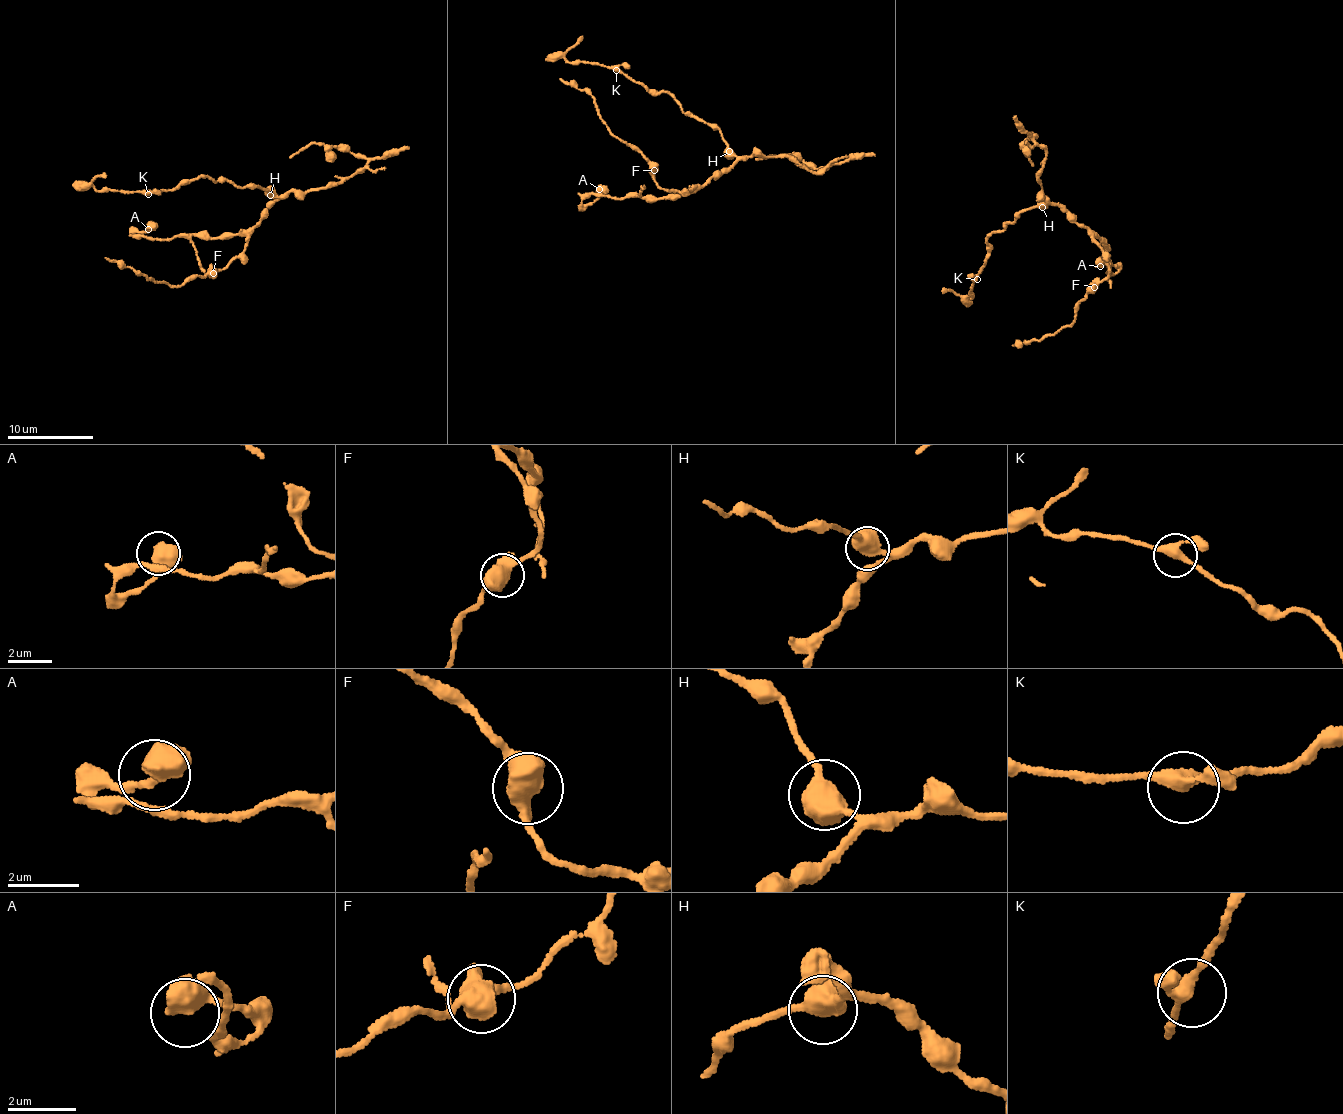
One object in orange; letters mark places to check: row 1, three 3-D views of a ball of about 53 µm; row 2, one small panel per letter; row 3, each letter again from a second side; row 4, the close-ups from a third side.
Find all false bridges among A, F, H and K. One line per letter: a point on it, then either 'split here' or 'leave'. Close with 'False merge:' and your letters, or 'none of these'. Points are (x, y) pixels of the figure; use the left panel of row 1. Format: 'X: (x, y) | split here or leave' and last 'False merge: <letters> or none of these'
A: (148, 229) | leave
F: (213, 273) | leave
H: (270, 195) | leave
K: (148, 194) | leave
False merge: none of these

